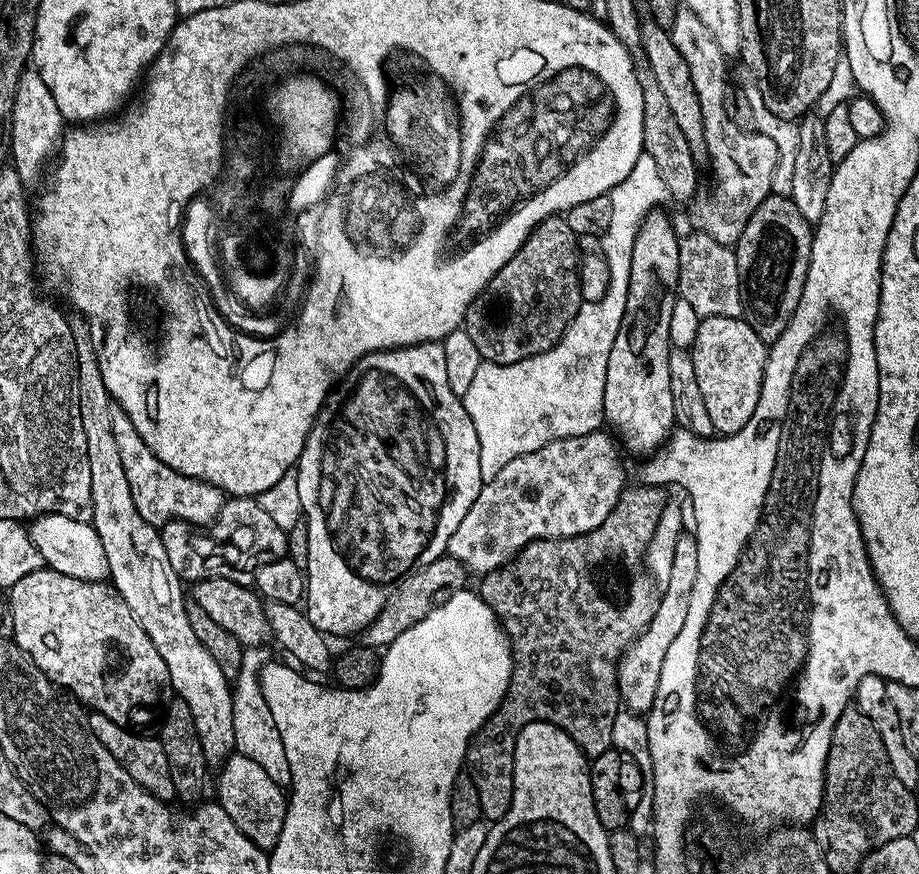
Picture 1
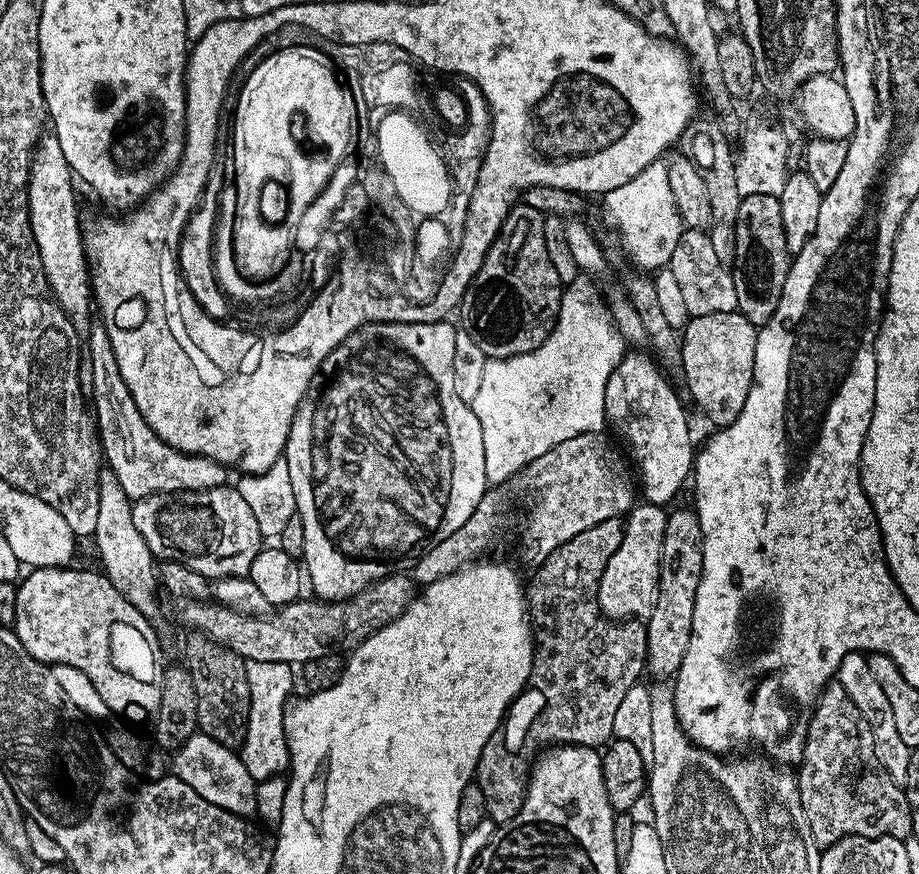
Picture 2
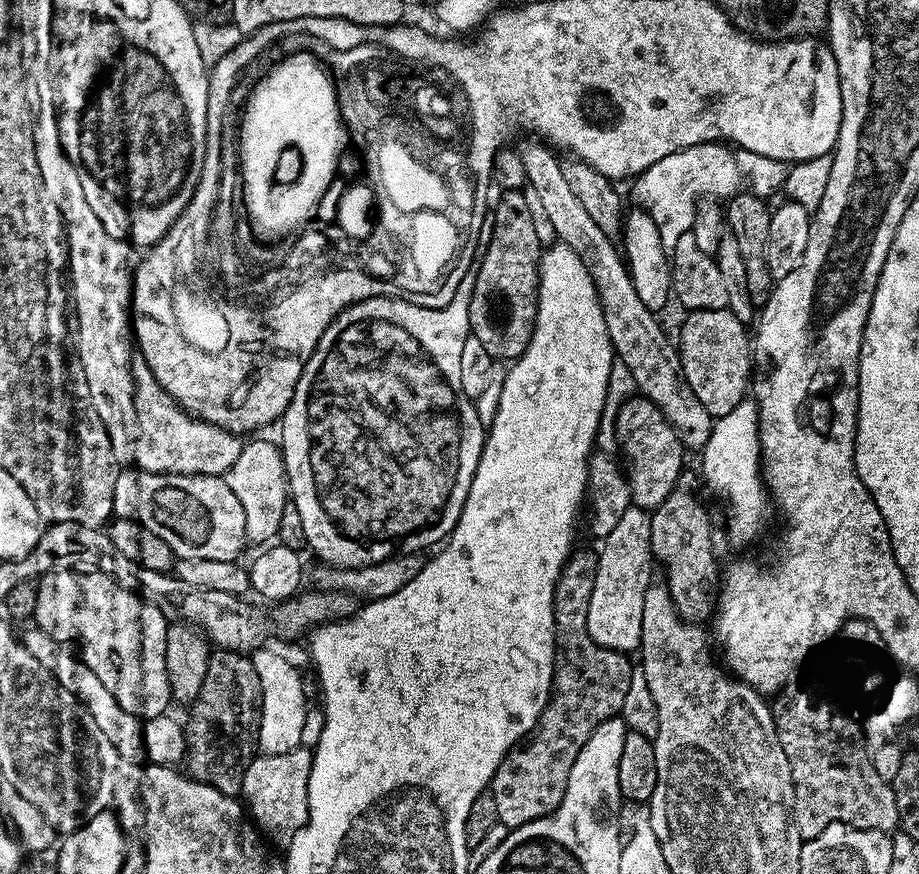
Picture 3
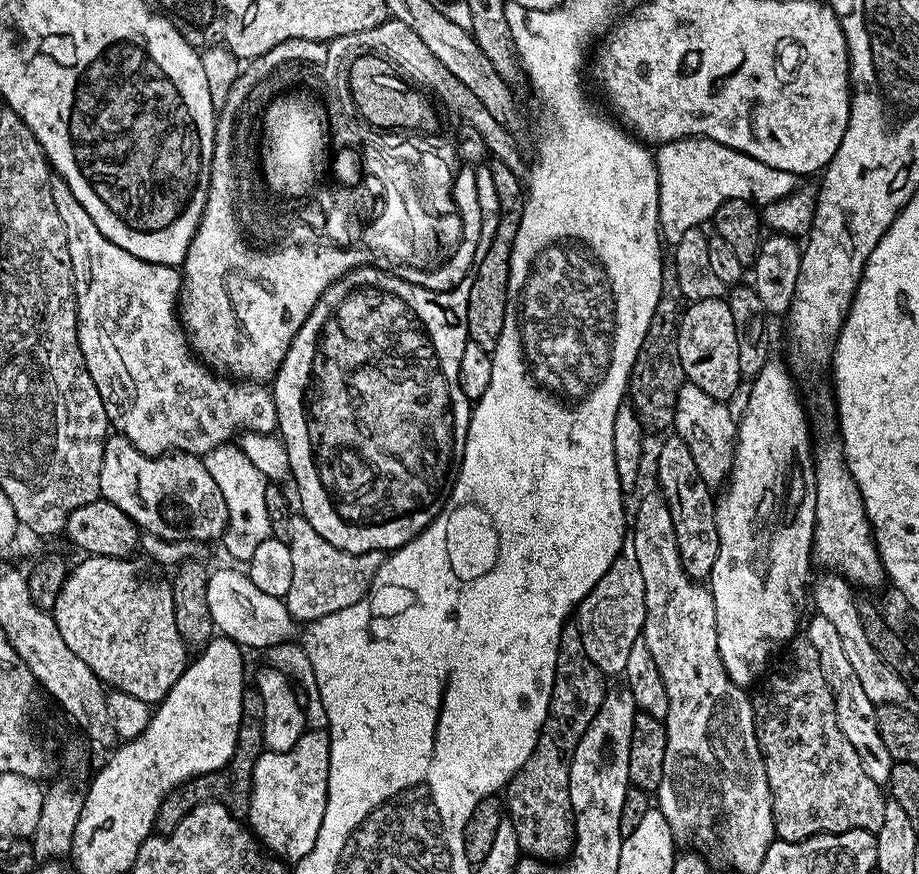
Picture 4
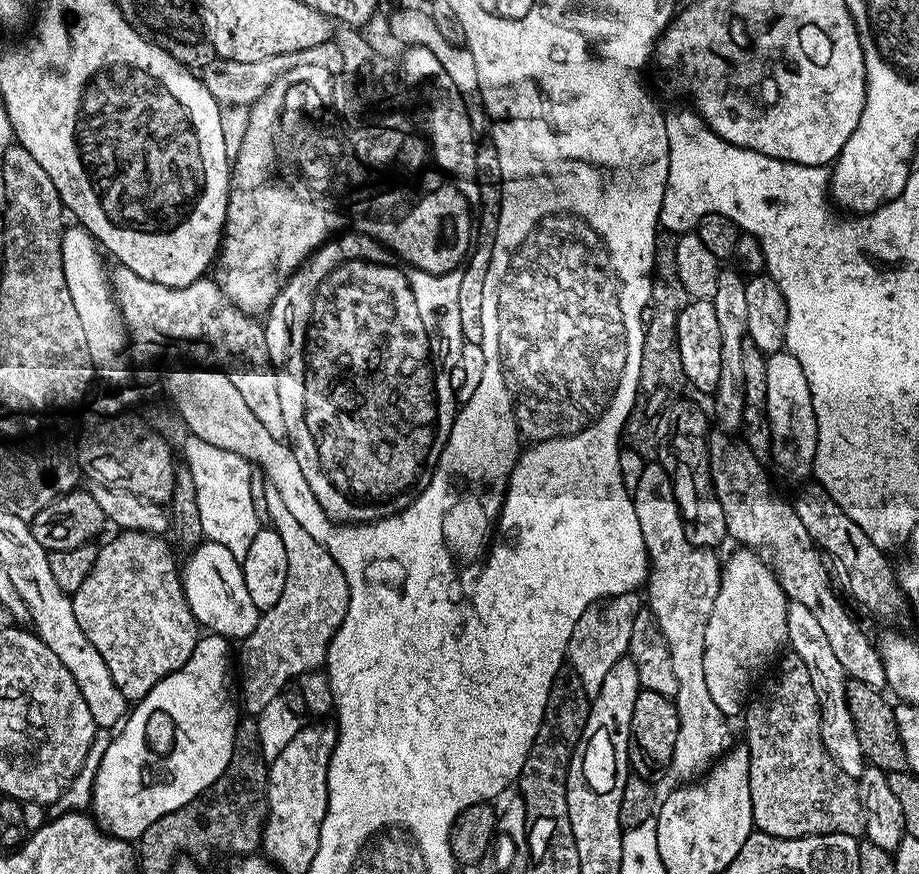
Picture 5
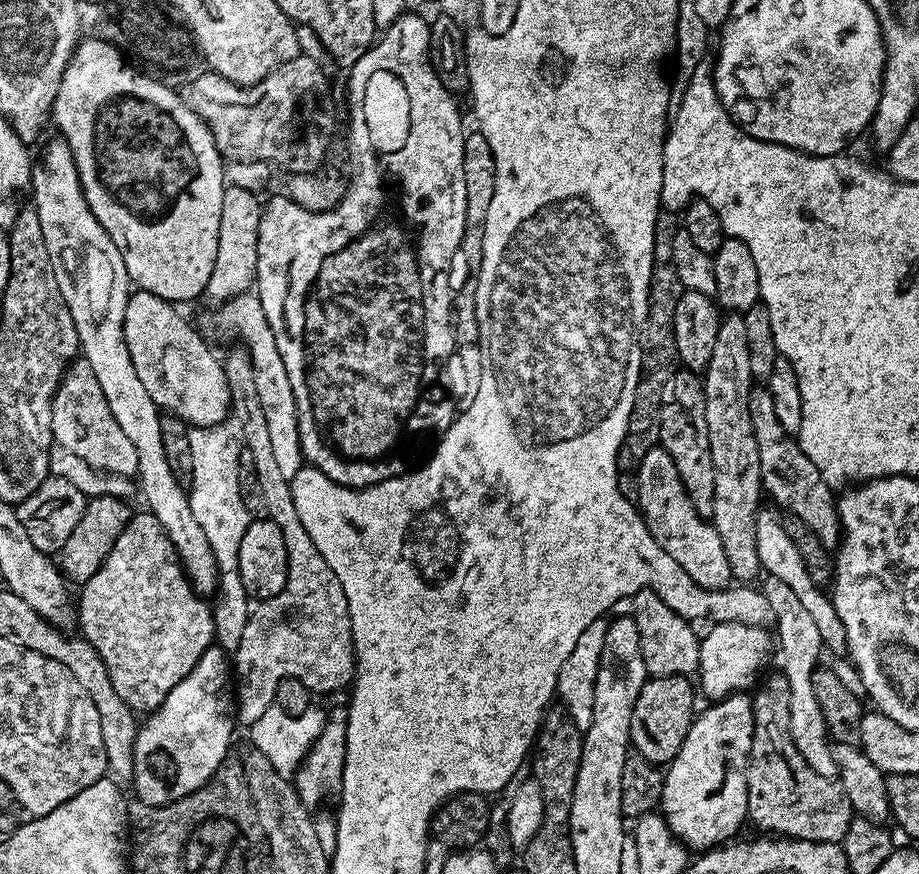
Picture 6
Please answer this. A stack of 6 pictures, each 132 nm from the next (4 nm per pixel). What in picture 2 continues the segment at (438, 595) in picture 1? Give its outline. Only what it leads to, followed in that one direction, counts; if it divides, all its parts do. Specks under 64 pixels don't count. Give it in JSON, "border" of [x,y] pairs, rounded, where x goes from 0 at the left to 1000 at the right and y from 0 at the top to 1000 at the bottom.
{"border":[[[428,657],[409,664],[400,672],[394,674],[387,682],[379,686],[349,686],[347,684],[325,684],[317,691],[308,695],[301,695],[293,705],[269,705],[268,701],[260,701],[259,698],[252,698],[242,690],[225,686],[206,686],[197,690],[196,709],[201,715],[201,720],[219,723],[233,735],[246,739],[248,744],[255,744],[266,756],[275,755],[276,757],[307,757],[319,762],[328,762],[337,757],[342,753],[350,753],[351,749],[369,747],[372,741],[382,744],[390,740],[391,737],[403,725],[416,721],[429,707],[433,707],[444,695],[446,689],[454,681],[455,673],[447,658]]]}

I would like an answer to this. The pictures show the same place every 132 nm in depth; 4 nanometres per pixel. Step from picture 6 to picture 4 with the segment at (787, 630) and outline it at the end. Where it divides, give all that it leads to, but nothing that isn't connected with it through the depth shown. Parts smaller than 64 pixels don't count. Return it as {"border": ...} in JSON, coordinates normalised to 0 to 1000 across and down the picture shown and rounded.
{"border":[[[888,703],[879,714],[877,727],[881,735],[886,735],[886,744],[890,744],[890,753],[894,757],[897,775],[910,809],[912,832],[916,840],[921,840],[921,849],[929,854],[938,872],[938,881],[942,881],[942,886],[947,886],[947,890],[951,890],[953,897],[965,898],[973,871],[968,858],[964,858],[964,849],[960,849],[960,840],[955,840],[953,834],[954,807],[949,805],[947,799],[942,799],[938,780],[934,780],[934,771],[929,771],[929,762],[925,762],[925,753],[921,753],[916,730],[912,730],[912,720],[901,708]]]}

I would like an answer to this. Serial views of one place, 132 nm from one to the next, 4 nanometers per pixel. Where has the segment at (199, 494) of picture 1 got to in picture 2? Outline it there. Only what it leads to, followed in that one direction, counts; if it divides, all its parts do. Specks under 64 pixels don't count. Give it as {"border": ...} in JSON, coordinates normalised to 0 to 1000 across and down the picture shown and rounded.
{"border":[[[112,373],[101,374],[95,381],[94,410],[95,413],[97,410],[100,422],[98,460],[102,466],[111,519],[116,534],[128,547],[133,561],[137,561],[140,572],[147,574],[173,563],[233,561],[249,553],[249,537],[236,526],[189,515],[189,510],[176,506],[176,501],[172,501],[172,497],[163,492],[159,478],[150,474],[150,465],[146,465],[146,455],[141,446],[137,446],[137,437],[133,437],[120,387]]]}

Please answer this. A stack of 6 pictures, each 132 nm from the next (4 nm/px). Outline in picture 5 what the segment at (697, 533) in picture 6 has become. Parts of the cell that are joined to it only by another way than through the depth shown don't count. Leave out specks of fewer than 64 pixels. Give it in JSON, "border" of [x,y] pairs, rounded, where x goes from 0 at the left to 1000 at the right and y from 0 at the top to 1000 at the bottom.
{"border":[[[717,529],[702,530],[699,538],[699,545],[694,550],[694,558],[688,565],[690,574],[690,584],[694,588],[694,602],[699,602],[699,616],[703,620],[703,629],[705,630],[706,657],[703,665],[703,678],[705,677],[705,686],[703,682],[703,696],[708,700],[709,706],[716,712],[716,716],[720,721],[720,730],[725,730],[725,739],[729,739],[729,757],[733,761],[733,772],[738,775],[738,794],[733,797],[736,802],[736,811],[738,812],[738,849],[733,849],[733,867],[731,868],[731,883],[740,887],[741,894],[749,895],[754,890],[765,889],[775,878],[780,867],[788,865],[799,851],[797,846],[797,833],[793,820],[786,817],[786,812],[781,812],[781,808],[777,808],[777,799],[773,799],[773,789],[768,789],[768,767],[766,765],[766,727],[768,725],[768,712],[773,712],[773,698],[777,698],[777,684],[781,684],[781,675],[783,674],[783,656],[786,653],[785,637],[779,637],[780,633],[773,627],[757,627],[751,620],[751,616],[746,616],[746,606],[744,605],[744,595],[740,590],[740,580],[736,573],[733,565],[733,556],[729,542],[725,542],[725,538]]]}

